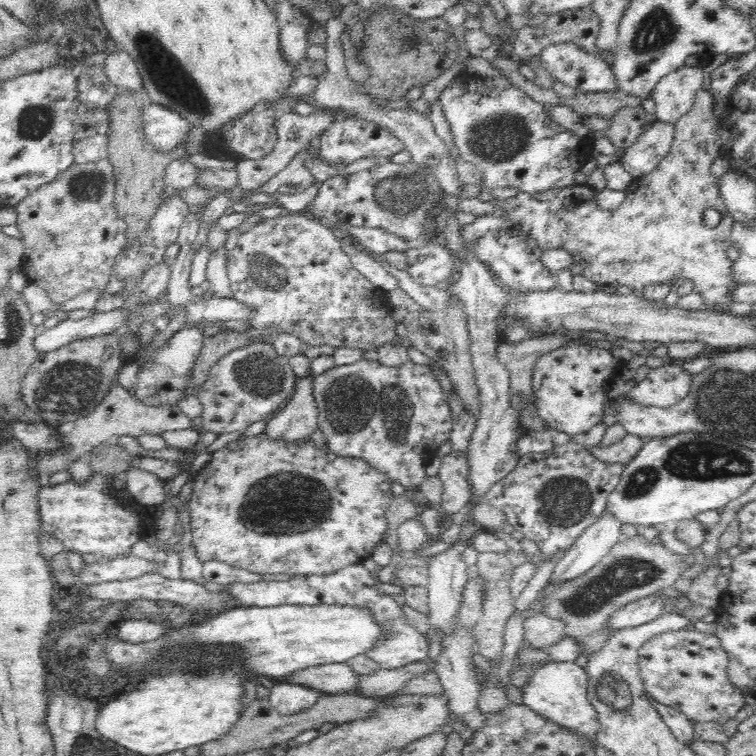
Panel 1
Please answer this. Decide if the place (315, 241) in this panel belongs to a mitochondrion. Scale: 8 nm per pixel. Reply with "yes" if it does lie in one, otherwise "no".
no

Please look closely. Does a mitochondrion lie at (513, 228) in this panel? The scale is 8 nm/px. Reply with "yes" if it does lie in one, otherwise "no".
no

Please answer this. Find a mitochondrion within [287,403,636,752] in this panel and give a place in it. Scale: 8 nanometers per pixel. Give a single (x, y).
(565, 499)

